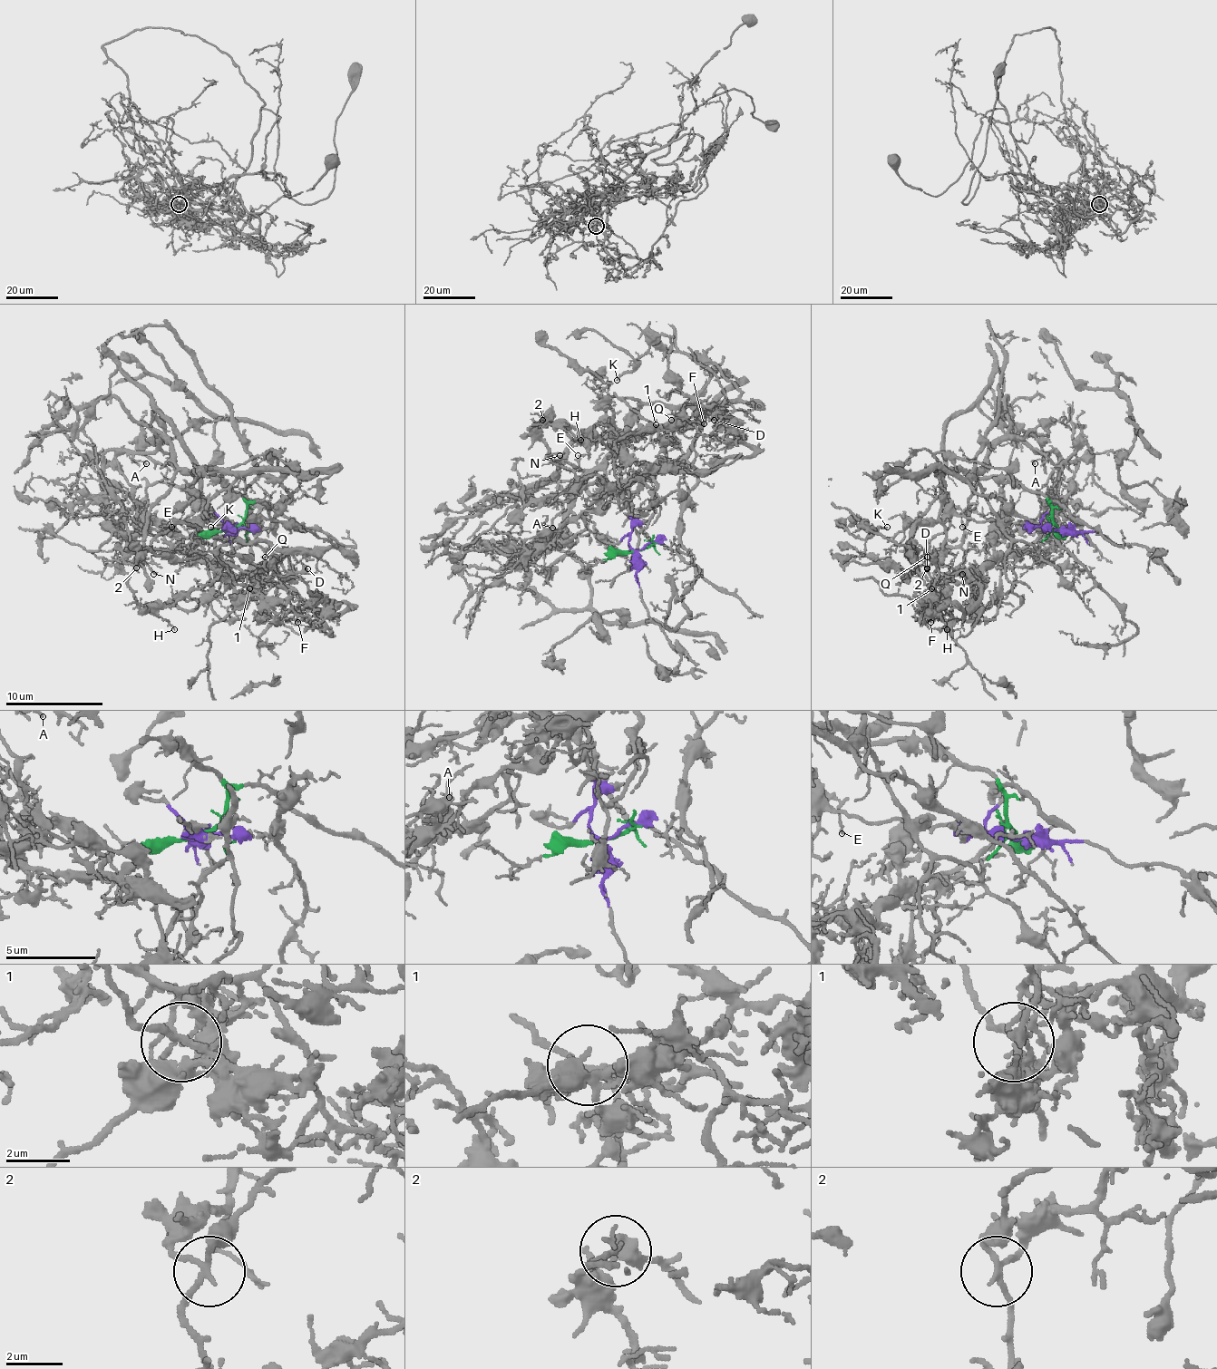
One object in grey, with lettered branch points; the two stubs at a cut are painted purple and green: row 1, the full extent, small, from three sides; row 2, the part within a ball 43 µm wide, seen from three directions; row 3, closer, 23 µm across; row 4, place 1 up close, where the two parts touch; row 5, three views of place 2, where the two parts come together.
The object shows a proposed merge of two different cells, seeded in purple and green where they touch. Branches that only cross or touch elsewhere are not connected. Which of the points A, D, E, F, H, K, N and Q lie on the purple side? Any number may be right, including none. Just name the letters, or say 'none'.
D, E, F, H, K, Q

